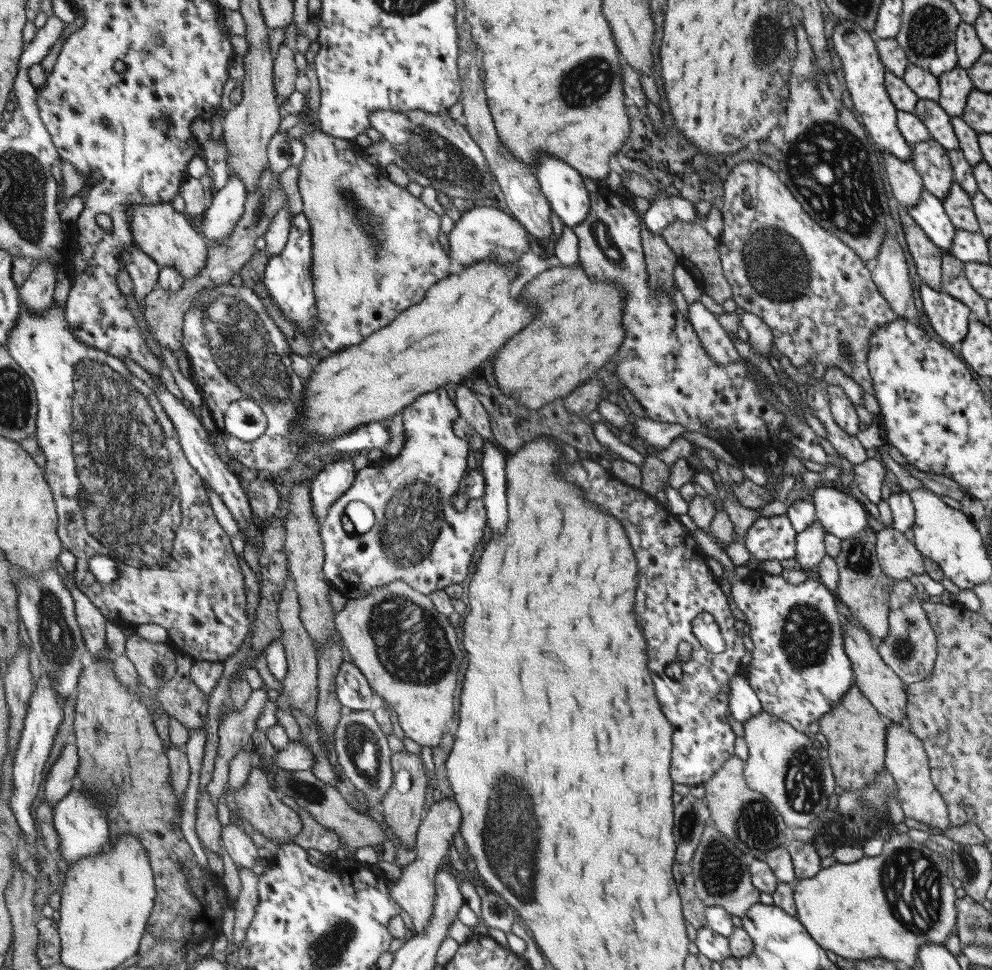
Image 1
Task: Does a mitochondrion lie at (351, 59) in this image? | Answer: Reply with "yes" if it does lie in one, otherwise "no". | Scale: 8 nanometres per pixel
no

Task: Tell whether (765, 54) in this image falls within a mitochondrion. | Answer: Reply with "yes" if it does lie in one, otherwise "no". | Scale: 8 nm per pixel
yes

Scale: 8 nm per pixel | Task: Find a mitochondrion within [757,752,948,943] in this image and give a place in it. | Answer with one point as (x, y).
(908, 883)

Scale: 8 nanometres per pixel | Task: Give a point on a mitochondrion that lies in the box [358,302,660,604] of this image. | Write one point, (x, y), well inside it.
(412, 519)

